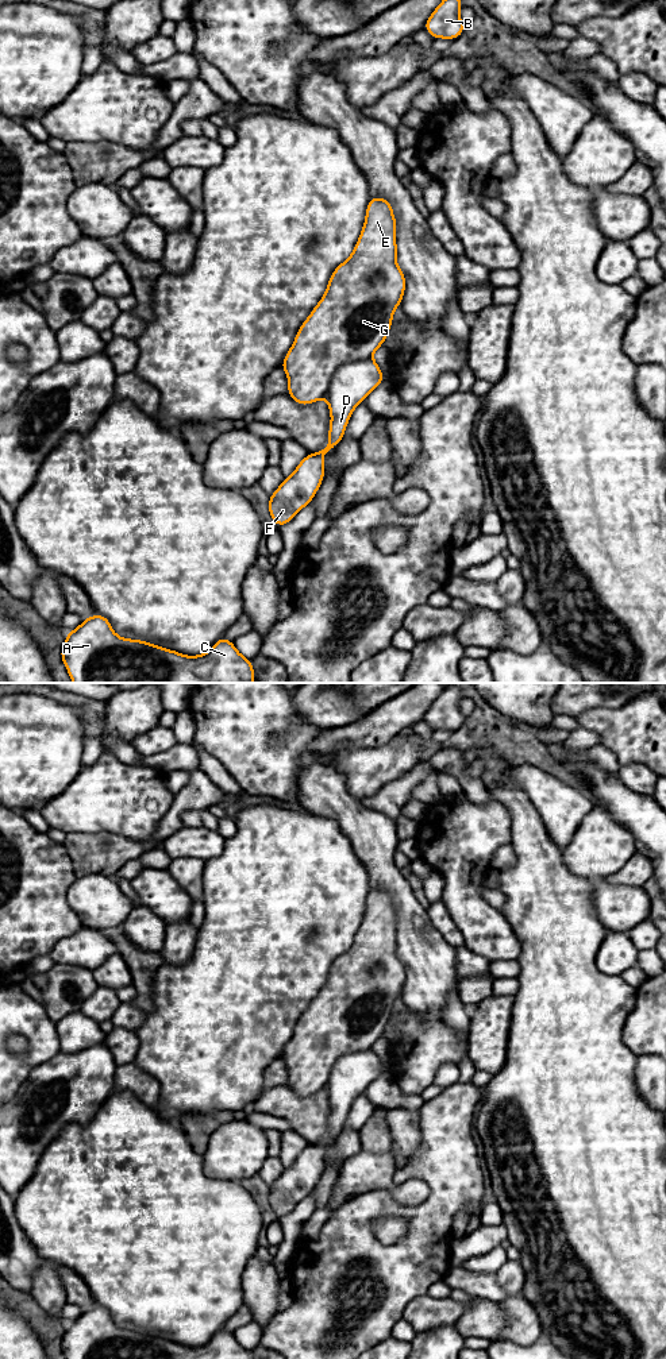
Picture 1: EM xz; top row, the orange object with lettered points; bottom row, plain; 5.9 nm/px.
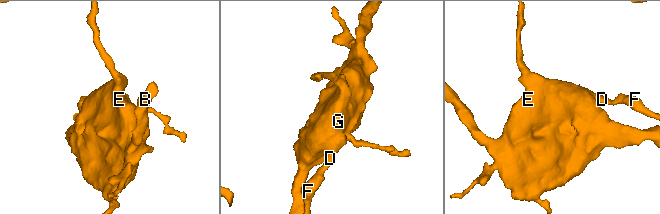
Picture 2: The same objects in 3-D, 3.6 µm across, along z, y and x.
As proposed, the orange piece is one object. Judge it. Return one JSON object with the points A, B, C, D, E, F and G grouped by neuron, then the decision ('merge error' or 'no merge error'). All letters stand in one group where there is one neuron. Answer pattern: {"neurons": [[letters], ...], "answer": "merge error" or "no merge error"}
{"neurons": [["A", "B", "C", "D", "E", "F", "G"]], "answer": "no merge error"}

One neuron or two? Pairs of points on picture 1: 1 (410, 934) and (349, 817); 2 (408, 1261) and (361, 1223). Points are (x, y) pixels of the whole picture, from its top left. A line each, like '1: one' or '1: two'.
1: one
2: one

